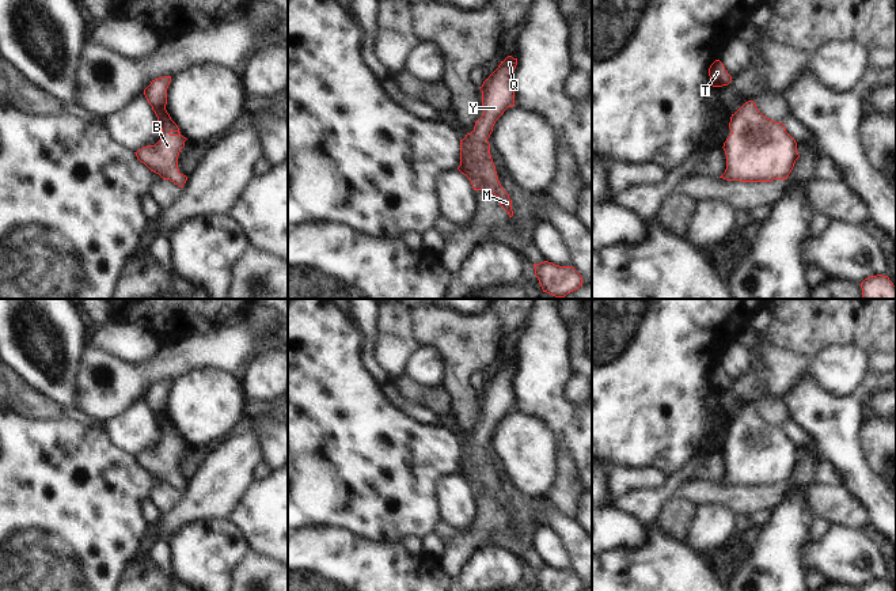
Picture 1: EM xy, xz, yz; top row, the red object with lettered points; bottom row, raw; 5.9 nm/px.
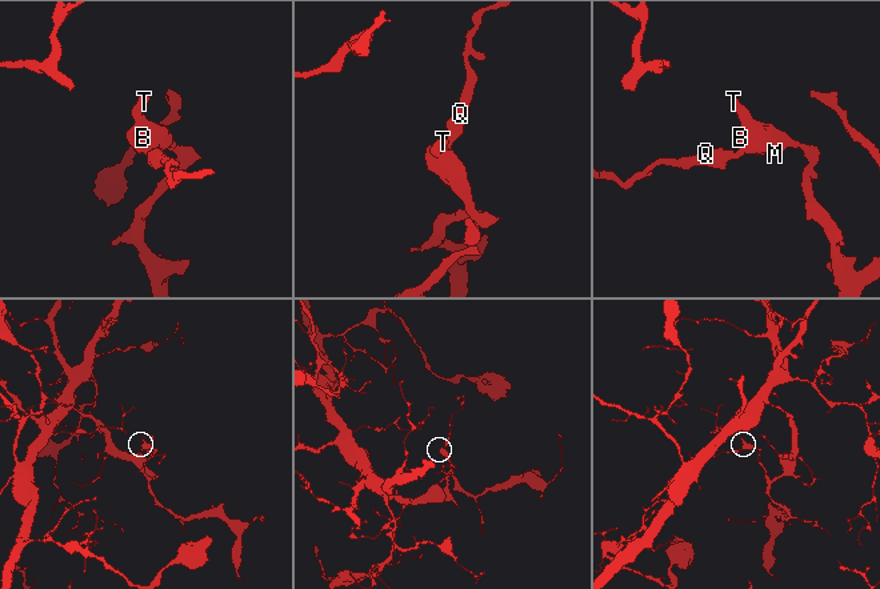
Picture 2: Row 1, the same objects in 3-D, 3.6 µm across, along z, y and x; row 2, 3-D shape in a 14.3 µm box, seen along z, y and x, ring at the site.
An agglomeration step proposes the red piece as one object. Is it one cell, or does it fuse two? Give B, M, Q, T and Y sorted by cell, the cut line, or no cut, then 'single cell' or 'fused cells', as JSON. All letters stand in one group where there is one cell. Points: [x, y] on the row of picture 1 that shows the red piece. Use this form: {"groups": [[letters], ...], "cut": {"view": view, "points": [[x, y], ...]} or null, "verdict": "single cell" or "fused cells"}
{"groups": [["B", "M", "Q", "T", "Y"]], "cut": null, "verdict": "single cell"}

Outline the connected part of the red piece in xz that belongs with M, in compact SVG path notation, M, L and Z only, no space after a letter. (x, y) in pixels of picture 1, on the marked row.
M508 56L479 88L483 115L475 121L474 130L460 140L460 166L458 167L471 181L474 190L494 193L509 217L513 216L512 200L498 181L487 139L496 121L508 107L515 106L512 75L516 65L517 58Z

